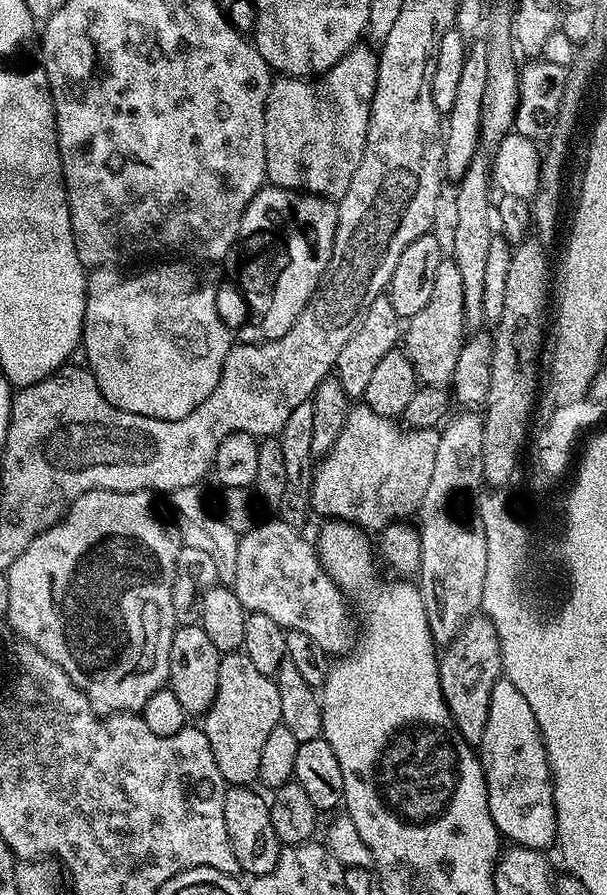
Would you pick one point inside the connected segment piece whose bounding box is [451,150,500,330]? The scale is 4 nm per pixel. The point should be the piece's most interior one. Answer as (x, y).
(478, 220)

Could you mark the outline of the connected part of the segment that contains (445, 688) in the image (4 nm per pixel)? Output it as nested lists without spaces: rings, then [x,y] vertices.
[[[464,639],[453,640],[439,657],[440,689],[442,698],[450,710],[450,718],[454,718],[454,726],[460,731],[464,741],[479,746],[482,734],[486,730],[486,714],[490,714],[490,694],[494,690],[494,682],[502,679],[504,663],[499,640]]]

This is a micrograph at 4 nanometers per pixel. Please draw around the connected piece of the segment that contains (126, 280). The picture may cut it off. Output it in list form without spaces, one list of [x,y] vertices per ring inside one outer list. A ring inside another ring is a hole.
[[[160,264],[157,268],[148,268],[145,272],[119,272],[116,266],[94,268],[87,273],[88,293],[86,294],[86,314],[84,315],[84,335],[82,337],[82,356],[86,361],[86,367],[98,382],[98,390],[114,406],[123,412],[130,414],[142,414],[146,418],[158,418],[159,420],[181,420],[186,418],[210,394],[214,394],[214,386],[218,386],[222,366],[226,362],[226,354],[234,346],[234,332],[224,325],[220,317],[220,308],[216,305],[216,280],[210,273],[204,272],[199,276],[188,264]]]

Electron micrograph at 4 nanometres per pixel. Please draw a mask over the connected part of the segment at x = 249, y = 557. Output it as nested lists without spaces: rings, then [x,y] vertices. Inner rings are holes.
[[[279,518],[268,520],[265,524],[264,521],[257,523],[255,528],[243,533],[238,542],[238,567],[234,570],[234,582],[230,587],[238,594],[238,602],[242,602],[245,612],[267,614],[286,630],[302,630],[302,634],[314,638],[324,652],[339,658],[352,651],[358,639],[358,624],[344,593],[321,566],[317,549],[313,545],[311,548],[300,535],[297,529]]]

